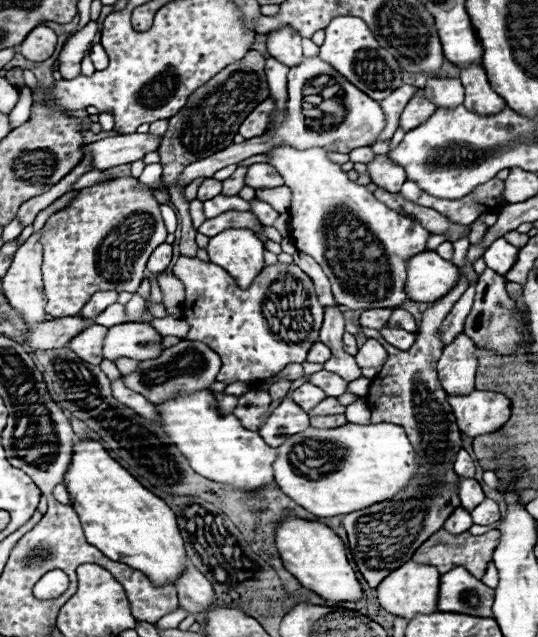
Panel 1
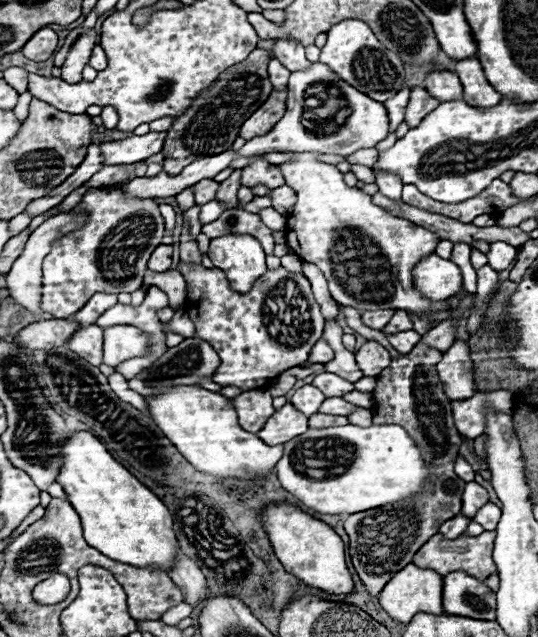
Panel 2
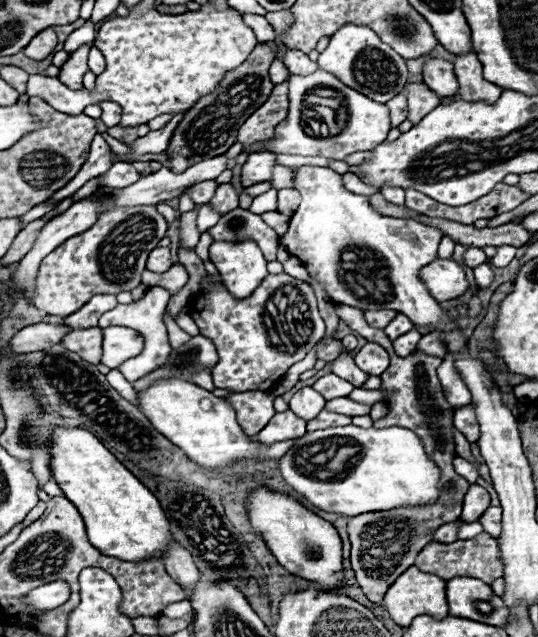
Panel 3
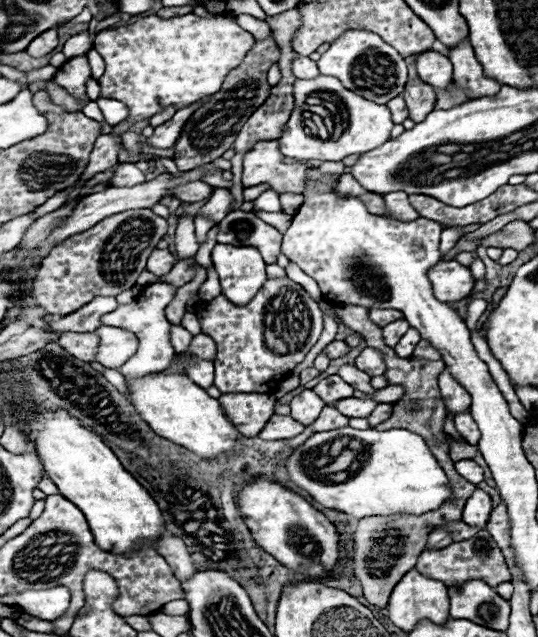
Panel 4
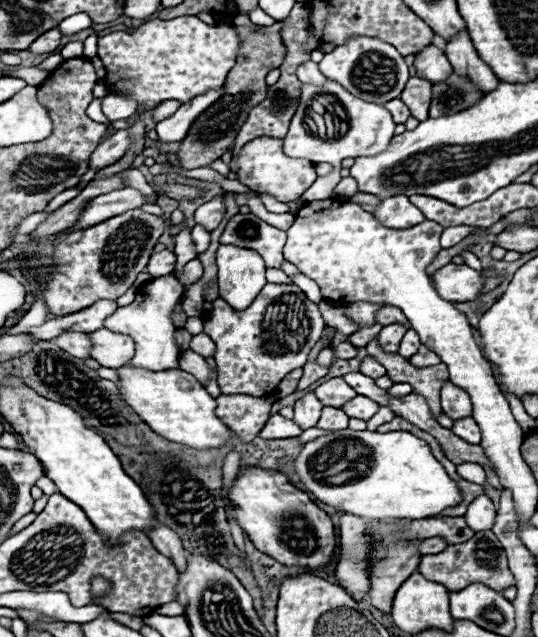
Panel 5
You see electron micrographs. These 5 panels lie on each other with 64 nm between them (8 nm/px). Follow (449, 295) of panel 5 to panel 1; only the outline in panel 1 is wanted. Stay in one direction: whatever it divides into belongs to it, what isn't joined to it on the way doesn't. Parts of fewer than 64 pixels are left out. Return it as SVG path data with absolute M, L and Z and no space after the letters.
M432 250L418 252L406 262L406 294L414 302L434 302L454 286L458 268Z

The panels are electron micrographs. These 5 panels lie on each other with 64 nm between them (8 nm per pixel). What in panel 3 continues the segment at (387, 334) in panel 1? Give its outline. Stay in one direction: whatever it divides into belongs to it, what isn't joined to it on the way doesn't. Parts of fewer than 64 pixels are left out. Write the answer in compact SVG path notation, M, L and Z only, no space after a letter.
M412 328L410 332L398 336L392 344L394 344L394 350L398 352L398 356L408 356L410 352L414 352L414 348L416 348L420 338L422 338L422 334L416 328Z

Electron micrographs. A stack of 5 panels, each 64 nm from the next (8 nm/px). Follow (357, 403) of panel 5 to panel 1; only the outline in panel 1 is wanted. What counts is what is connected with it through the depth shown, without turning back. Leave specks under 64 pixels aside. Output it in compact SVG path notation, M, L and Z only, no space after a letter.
M324 398L316 408L310 410L310 416L328 416L328 414L334 414L334 412L342 412L344 414L346 406L338 404L336 398Z

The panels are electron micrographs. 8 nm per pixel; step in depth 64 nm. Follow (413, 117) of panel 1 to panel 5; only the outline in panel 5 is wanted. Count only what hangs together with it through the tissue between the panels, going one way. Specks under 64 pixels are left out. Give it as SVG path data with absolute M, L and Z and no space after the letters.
M414 76L408 80L406 88L402 90L400 98L404 100L404 104L408 104L412 116L416 120L426 120L428 110L430 110L430 102L432 102L432 84Z

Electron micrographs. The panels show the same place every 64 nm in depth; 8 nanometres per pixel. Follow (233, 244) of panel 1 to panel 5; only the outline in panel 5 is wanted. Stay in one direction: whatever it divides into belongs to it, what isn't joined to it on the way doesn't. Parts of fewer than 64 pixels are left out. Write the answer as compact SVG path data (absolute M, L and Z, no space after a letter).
M220 244L216 250L216 266L220 296L232 308L246 308L246 304L258 296L262 284L266 284L264 260L250 248Z

